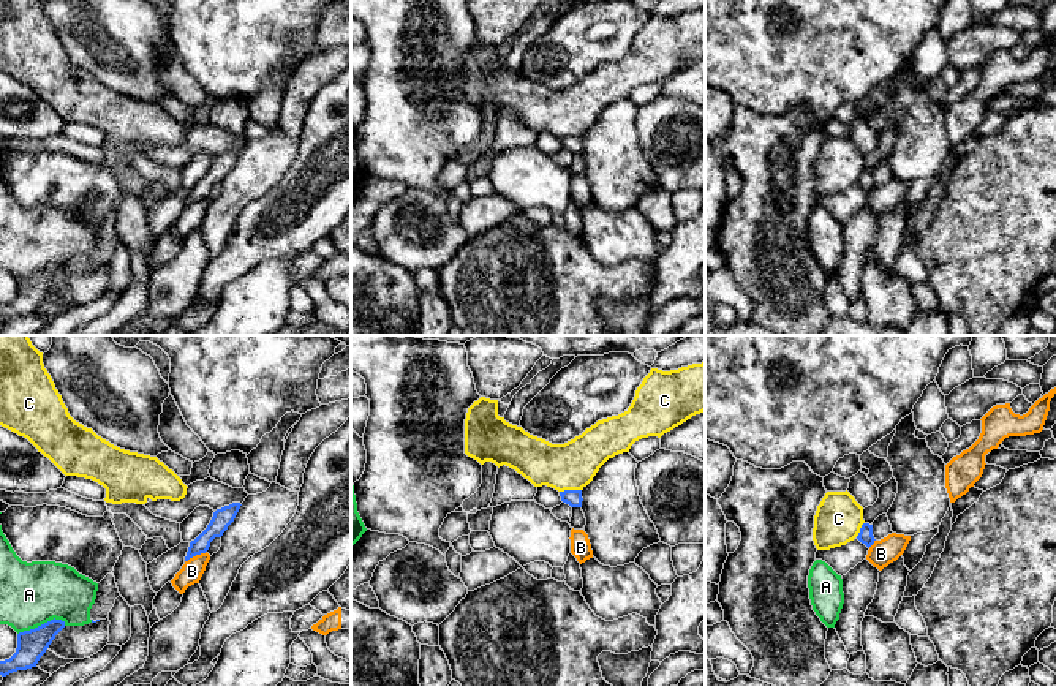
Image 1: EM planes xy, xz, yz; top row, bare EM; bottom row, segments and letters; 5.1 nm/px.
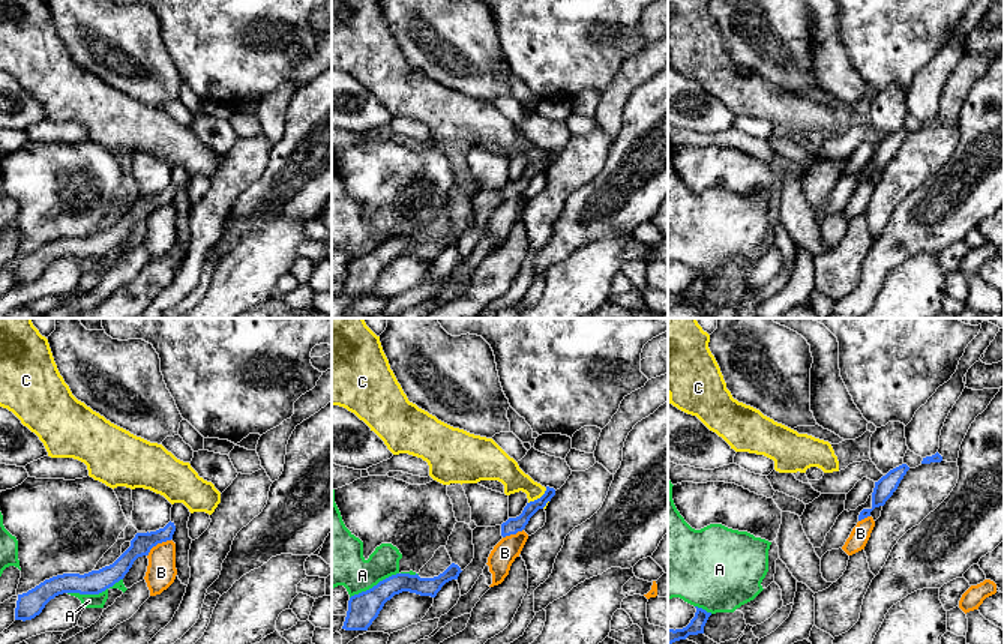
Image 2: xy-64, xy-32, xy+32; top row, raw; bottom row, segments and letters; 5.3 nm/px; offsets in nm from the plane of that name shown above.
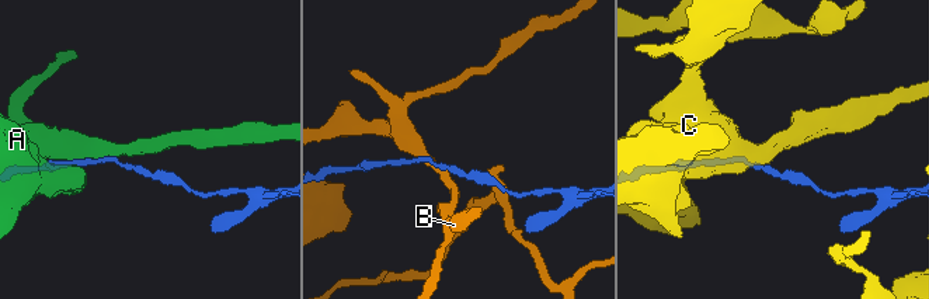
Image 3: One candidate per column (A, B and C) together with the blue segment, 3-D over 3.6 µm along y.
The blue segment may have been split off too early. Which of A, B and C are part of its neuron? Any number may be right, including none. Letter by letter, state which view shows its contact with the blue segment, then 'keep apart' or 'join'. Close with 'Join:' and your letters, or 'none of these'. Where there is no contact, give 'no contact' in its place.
A: meets blue in xy; keep apart
B: meets blue in xy; keep apart
C: meets blue in xz; keep apart
Join: none of these

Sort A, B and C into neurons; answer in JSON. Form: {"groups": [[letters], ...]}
{"groups": [["A"], ["B"], ["C"]]}

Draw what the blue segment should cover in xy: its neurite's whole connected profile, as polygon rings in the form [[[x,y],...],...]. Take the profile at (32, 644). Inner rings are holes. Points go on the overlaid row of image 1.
[[[54,618],[35,629],[19,632],[16,653],[9,659],[0,661],[0,675],[6,677],[17,670],[36,667],[40,658],[63,628],[65,621]]]

